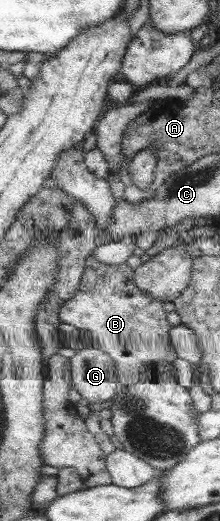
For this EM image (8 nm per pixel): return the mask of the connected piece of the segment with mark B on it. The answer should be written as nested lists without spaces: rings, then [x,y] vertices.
[[[92,254],[86,261],[85,278],[80,284],[80,291],[72,301],[68,301],[62,308],[62,322],[72,324],[77,329],[86,329],[92,334],[96,346],[109,354],[116,363],[117,377],[120,386],[136,384],[145,378],[146,365],[149,363],[173,363],[178,357],[173,342],[171,341],[171,328],[173,326],[166,318],[166,310],[162,308],[162,301],[150,295],[142,293],[134,283],[135,270],[122,264],[108,266],[96,261],[96,255]]]

